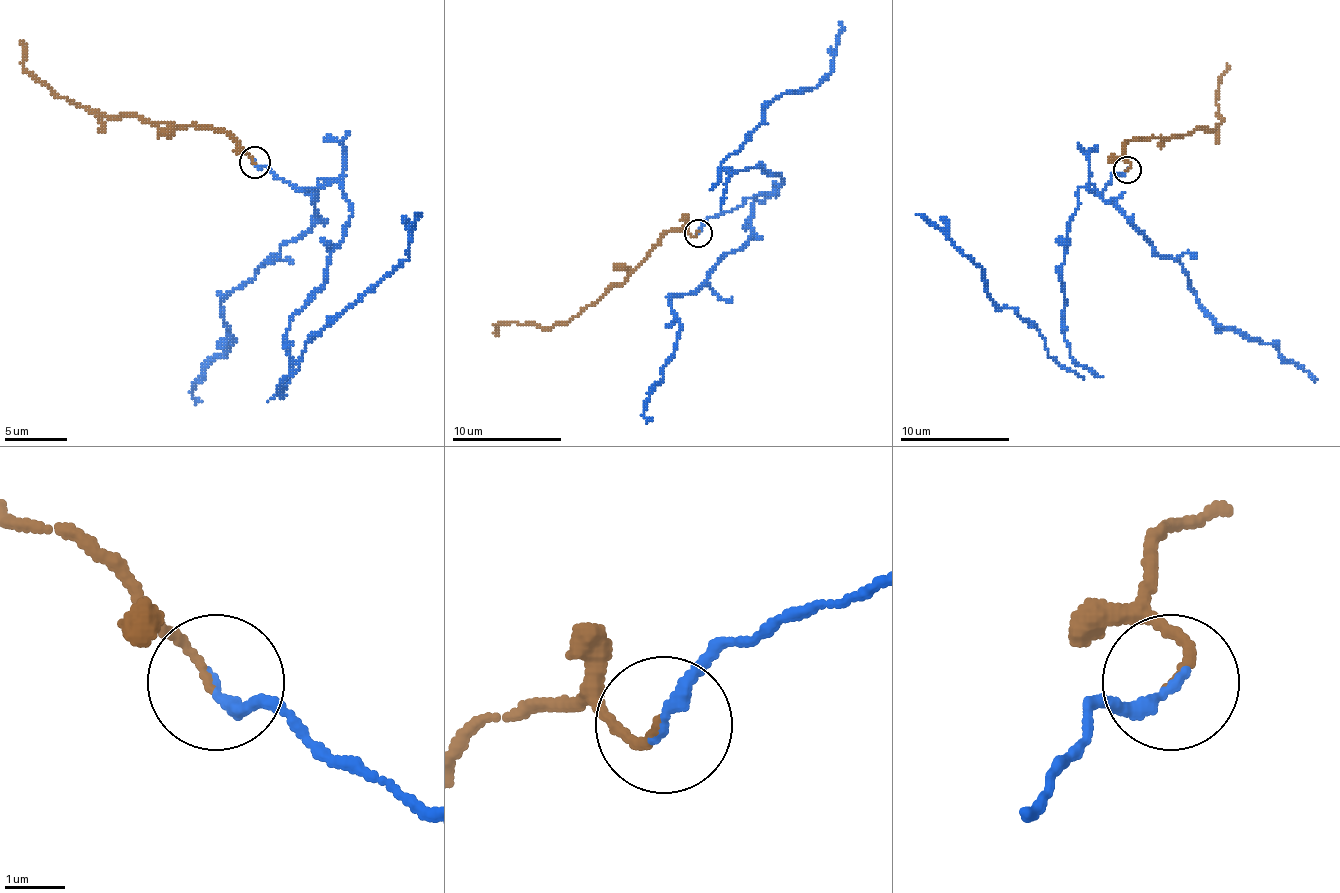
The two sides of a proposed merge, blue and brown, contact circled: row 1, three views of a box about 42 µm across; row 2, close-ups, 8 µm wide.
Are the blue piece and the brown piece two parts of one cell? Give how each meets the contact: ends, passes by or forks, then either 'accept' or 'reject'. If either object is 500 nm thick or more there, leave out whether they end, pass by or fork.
blue ends there; brown ends there; reject

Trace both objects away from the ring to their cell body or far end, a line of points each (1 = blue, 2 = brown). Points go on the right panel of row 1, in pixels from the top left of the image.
1: (1127, 170), (1100, 192), (1081, 187), (1067, 239), (1075, 371), (916, 214)
2: (1125, 170), (1130, 165), (1125, 157), (1127, 140), (1174, 137), (1215, 126), (1221, 121), (1215, 91), (1226, 63)

